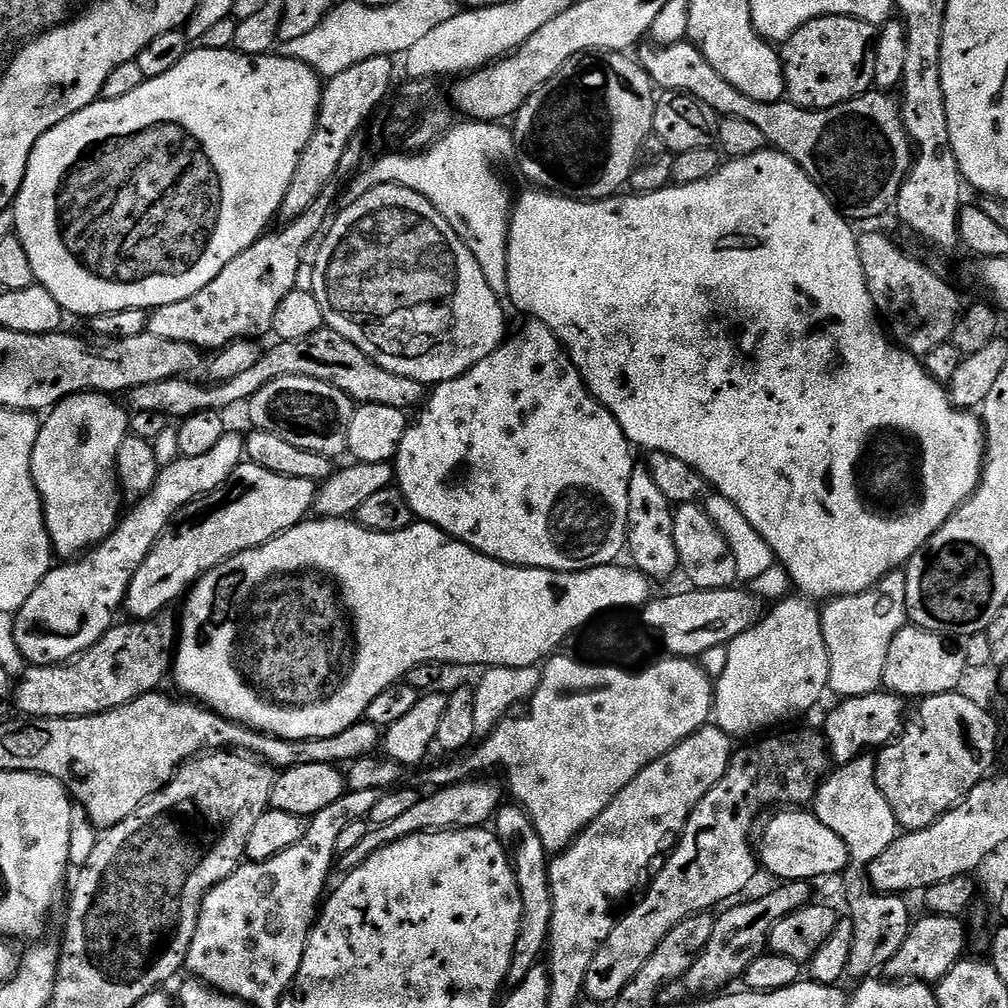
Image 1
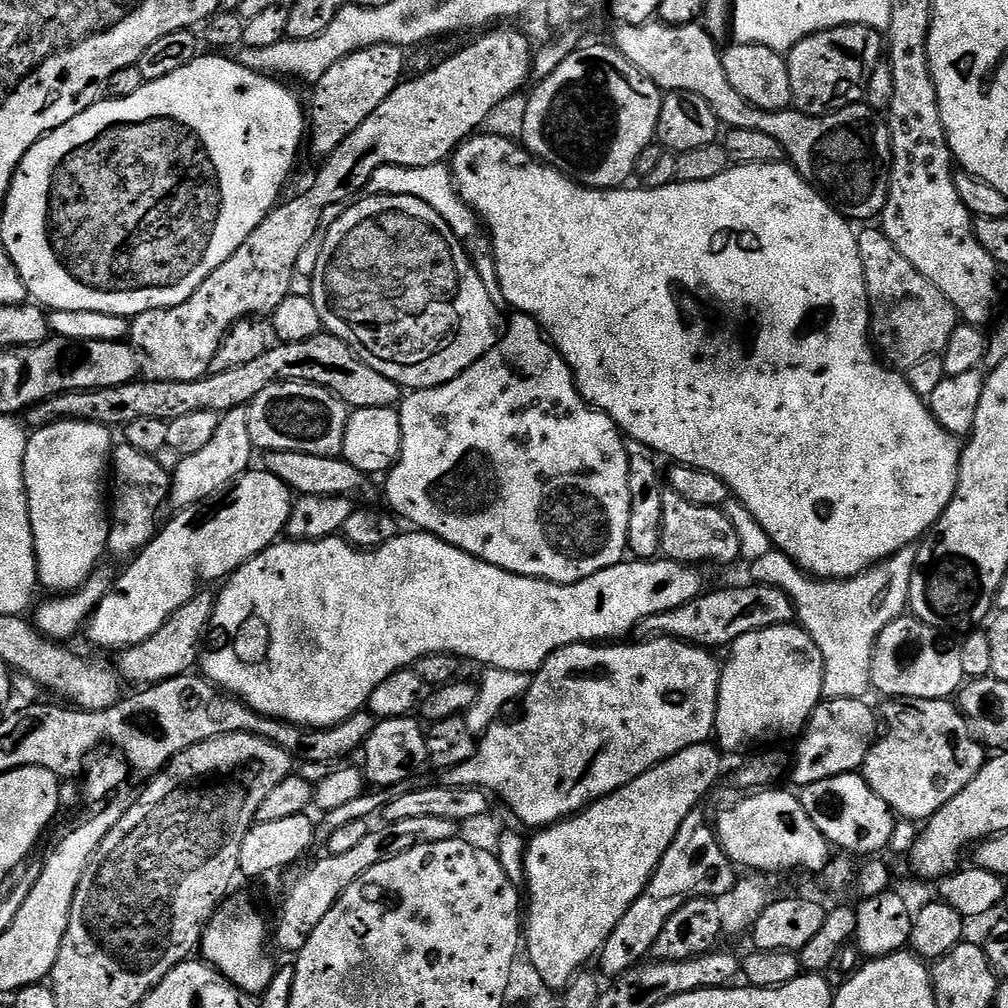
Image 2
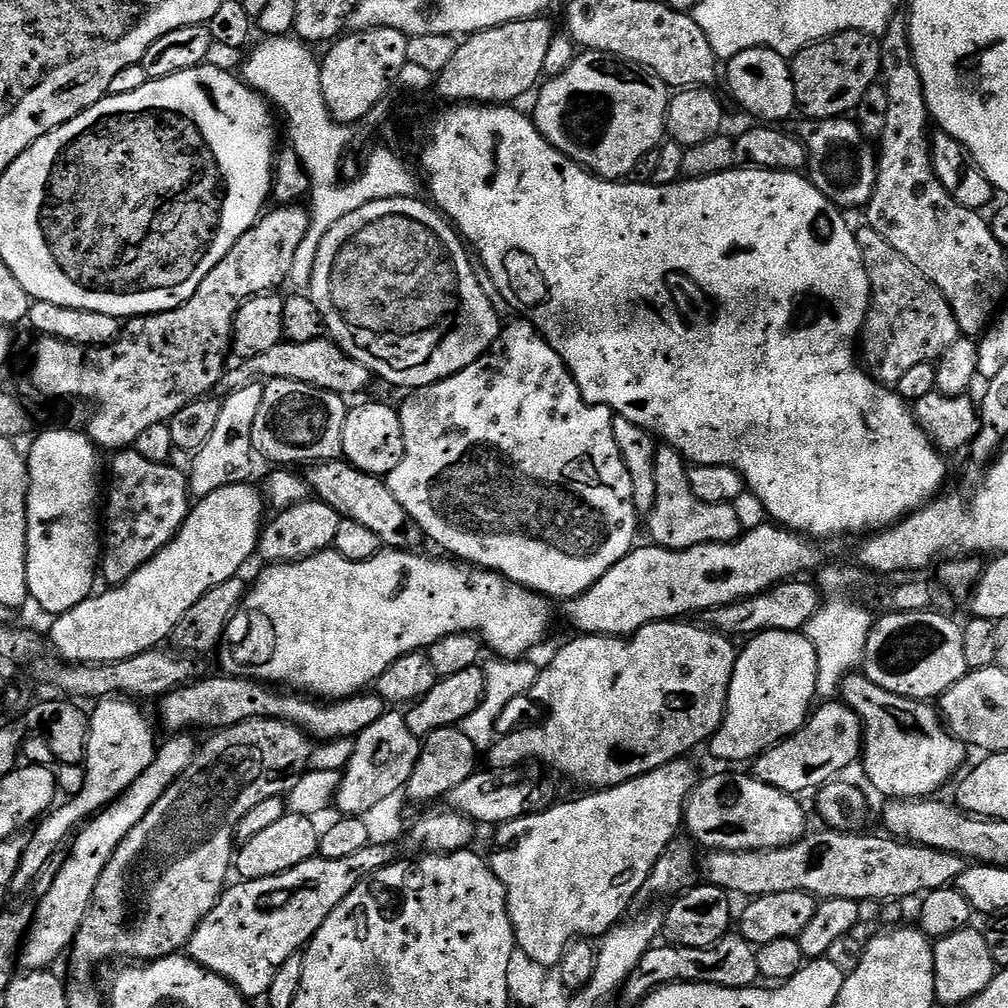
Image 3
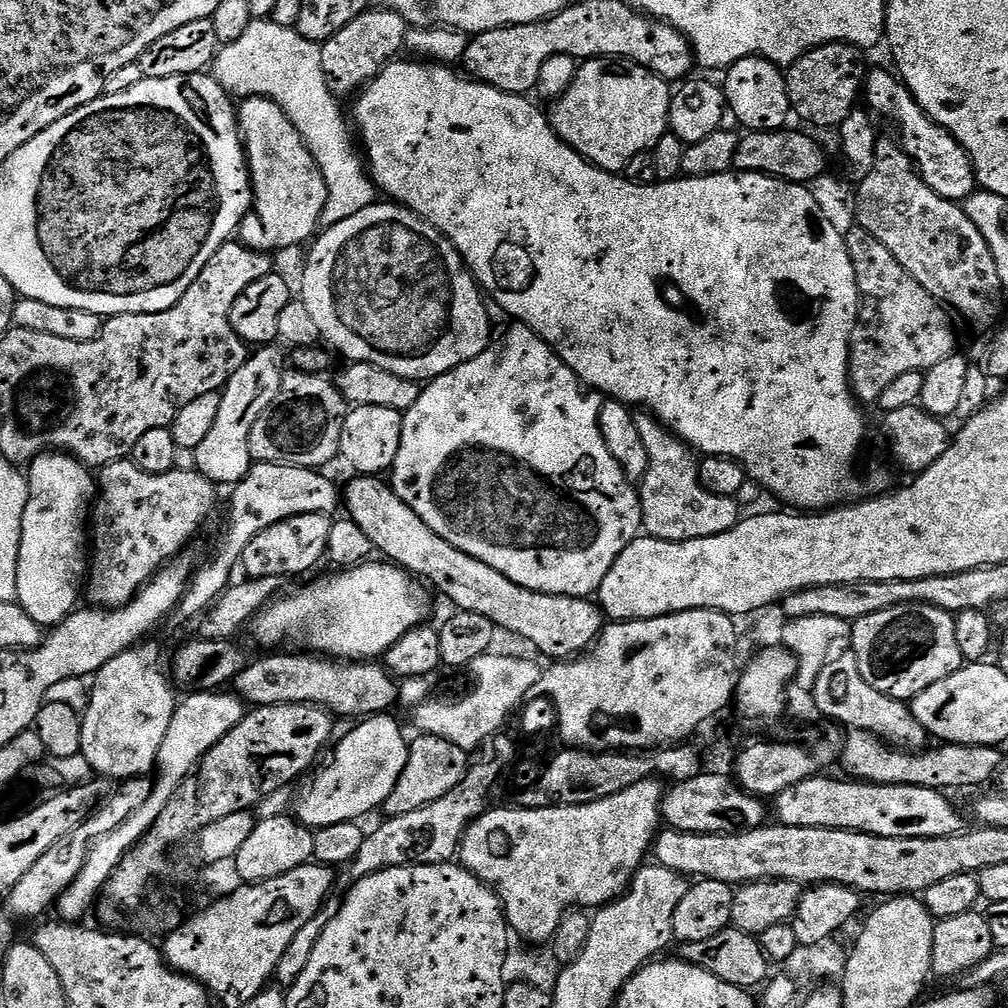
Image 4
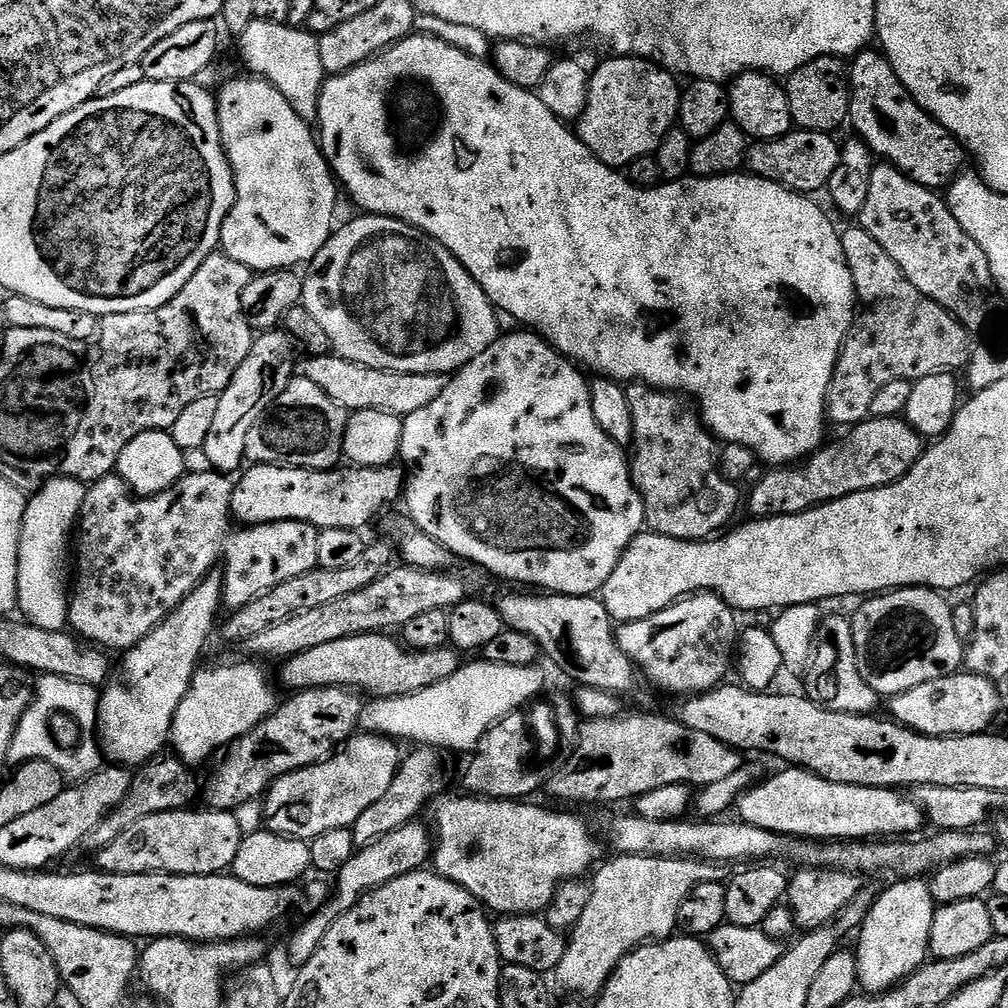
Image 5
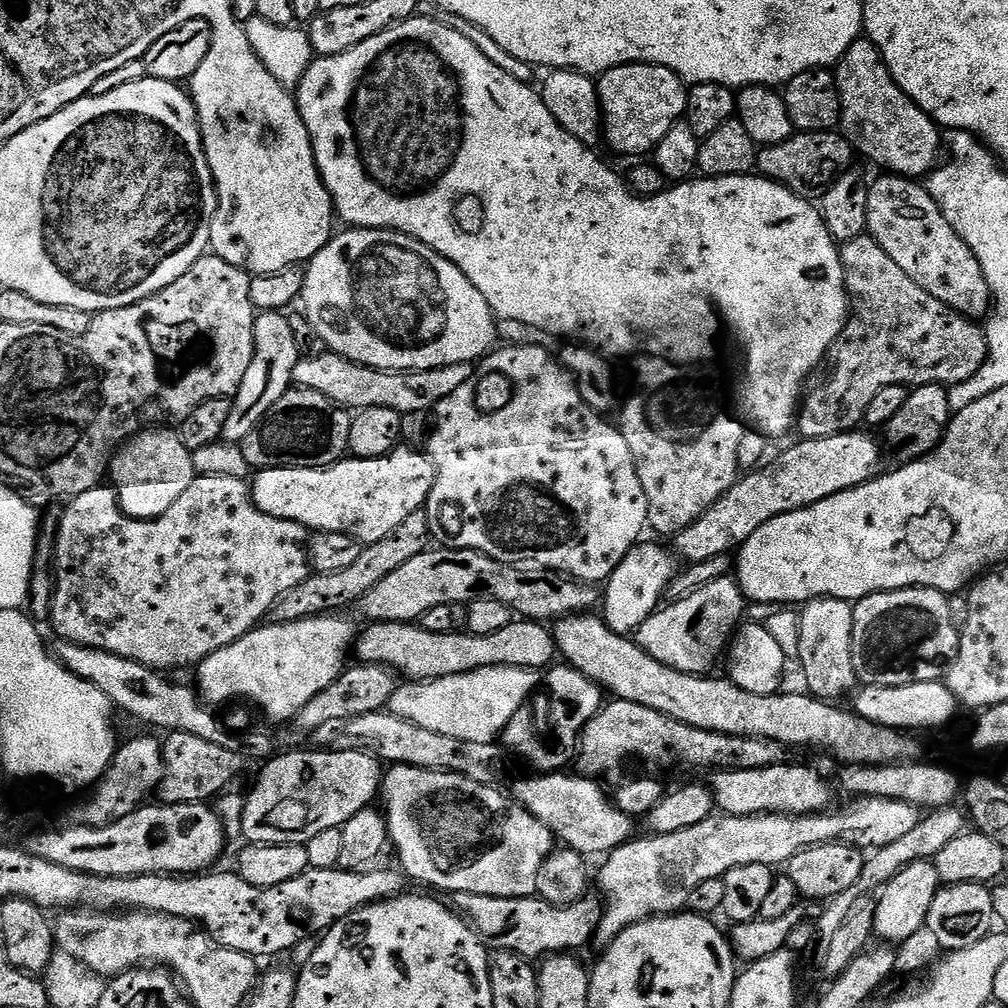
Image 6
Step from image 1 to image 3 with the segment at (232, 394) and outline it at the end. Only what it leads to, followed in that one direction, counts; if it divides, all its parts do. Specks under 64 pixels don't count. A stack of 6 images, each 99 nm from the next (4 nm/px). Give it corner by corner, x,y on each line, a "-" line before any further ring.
317,338
310,341
281,342
266,354
258,354
258,358
250,358
237,363
237,368
229,367
224,377
216,384
216,392
227,394
242,390
242,386
253,382
267,382
269,380
293,380
313,384
315,388
324,388
327,392
337,392
340,396
351,398
368,388
368,383
374,380
371,370
362,366
350,354
346,354
330,338

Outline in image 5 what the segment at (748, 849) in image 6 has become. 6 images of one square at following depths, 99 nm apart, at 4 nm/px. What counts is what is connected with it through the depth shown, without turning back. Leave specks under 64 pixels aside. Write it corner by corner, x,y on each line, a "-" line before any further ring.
616,854
611,858
595,869
596,877
591,877
590,903
571,929
566,954
562,954
554,973
561,990
572,992
568,994
576,998
599,997
622,958
641,944
667,940
677,931
678,910
694,889
711,880
725,879
725,869
719,863
691,856

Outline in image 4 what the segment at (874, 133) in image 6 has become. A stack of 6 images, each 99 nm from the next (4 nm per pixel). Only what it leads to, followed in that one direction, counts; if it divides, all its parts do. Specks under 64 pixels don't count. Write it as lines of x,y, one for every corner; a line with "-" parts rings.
876,68
872,72
871,69
865,75
862,96
865,101
868,99
867,107
877,117
885,116
886,119
900,124
898,143
915,163
917,172
926,182
926,186
934,190
934,194
953,202
963,202
977,191
976,171
968,151
941,124
927,116
895,71
887,72
884,68

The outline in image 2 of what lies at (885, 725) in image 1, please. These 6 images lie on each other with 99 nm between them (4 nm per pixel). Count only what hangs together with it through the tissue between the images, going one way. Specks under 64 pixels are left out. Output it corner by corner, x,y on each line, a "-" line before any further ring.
864,698
821,699
799,737
801,740
796,748
796,765
793,768
791,765
790,780
792,776
794,783
807,786
826,778
834,778
838,774
859,773
882,728
877,709
875,712
868,702

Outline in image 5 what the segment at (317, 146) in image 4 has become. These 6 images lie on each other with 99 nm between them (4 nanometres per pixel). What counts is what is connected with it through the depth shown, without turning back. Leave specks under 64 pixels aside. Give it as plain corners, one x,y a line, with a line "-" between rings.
255,20
238,37
238,44
240,56
248,67
245,69
259,79
269,80
284,95
286,102
290,102
290,106
298,110
303,120
315,121
318,98
326,79
317,37
304,28

